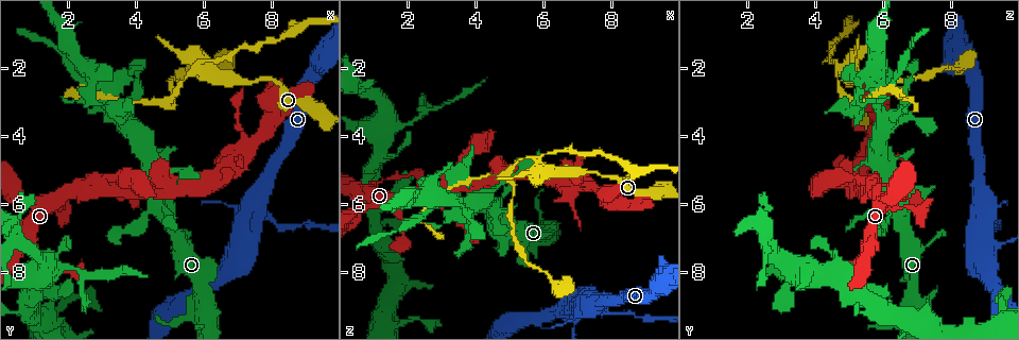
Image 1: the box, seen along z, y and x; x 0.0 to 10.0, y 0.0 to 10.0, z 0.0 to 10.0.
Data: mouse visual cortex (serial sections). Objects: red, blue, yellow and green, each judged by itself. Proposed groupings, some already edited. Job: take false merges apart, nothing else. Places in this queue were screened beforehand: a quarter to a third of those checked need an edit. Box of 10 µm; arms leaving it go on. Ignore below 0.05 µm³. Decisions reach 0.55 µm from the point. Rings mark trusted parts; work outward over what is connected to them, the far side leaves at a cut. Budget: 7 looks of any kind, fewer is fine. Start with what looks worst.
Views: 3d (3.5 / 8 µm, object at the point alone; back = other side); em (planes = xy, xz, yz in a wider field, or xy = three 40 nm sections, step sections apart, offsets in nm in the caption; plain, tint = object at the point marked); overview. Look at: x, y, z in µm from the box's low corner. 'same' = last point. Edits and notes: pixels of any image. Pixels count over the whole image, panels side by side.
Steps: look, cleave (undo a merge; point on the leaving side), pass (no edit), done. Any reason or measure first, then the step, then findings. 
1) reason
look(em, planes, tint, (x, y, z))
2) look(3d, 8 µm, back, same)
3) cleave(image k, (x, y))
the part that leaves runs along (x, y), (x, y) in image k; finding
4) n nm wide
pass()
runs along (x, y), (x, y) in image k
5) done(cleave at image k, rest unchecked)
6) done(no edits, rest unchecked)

abrupt turn
look(3d, 3.5 µm, back, (5.85, 2.00, 4.75))

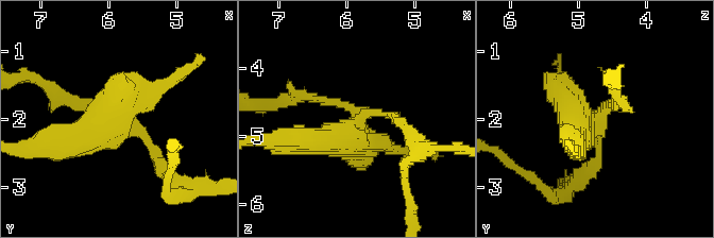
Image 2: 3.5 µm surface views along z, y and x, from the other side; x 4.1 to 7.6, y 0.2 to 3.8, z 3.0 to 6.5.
shape alone is not enough
look(em, xy, step 1, tint, (5.85, 2.05, 4.75))

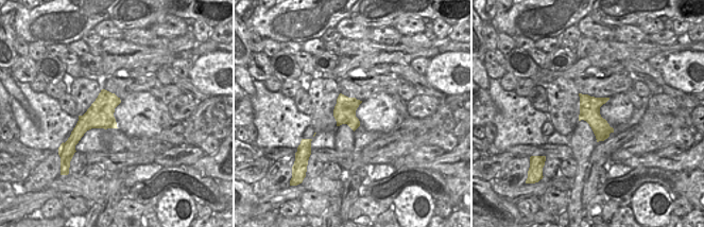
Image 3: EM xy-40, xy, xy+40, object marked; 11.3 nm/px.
arms of 150, 150, 300, 350 nm
cleave(image 2, (598, 154))
the part that leaves runs along (600, 131), (598, 157), (560, 193) in image 2; a second cell is stuck on

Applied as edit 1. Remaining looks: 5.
look(overview)

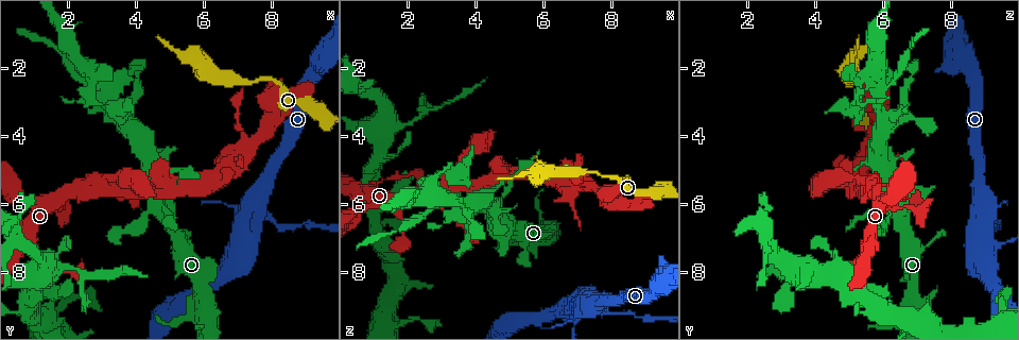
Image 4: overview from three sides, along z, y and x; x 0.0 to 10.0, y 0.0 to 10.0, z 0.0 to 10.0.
sudden change in width
look(3d, 3.5 µm, (7.90, 6.45, 9.25))

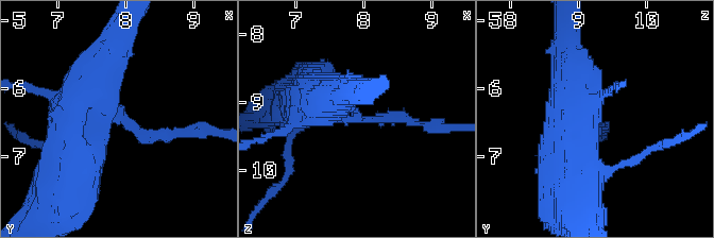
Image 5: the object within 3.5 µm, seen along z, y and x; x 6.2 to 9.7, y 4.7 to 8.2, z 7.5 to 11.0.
arms of 200, 600 nm
look(em, xy, step 5, tint, (7.90, 6.40, 9.25))

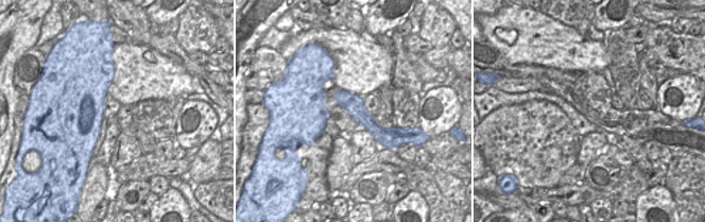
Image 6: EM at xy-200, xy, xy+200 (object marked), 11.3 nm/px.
cleave(image 5, (141, 136))
the part that leaves runs along (118, 116), (141, 135), (206, 129) in image 5; two cells meet here

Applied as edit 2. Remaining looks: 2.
done(cleave at image 2, cleave at image 5, rest unchecked)

